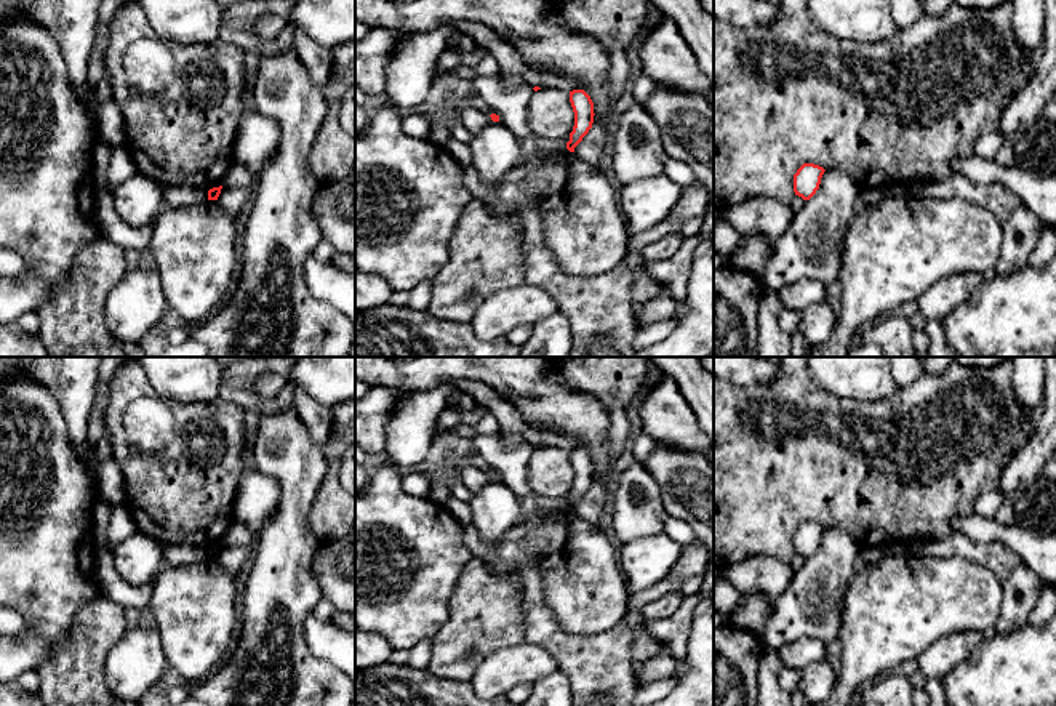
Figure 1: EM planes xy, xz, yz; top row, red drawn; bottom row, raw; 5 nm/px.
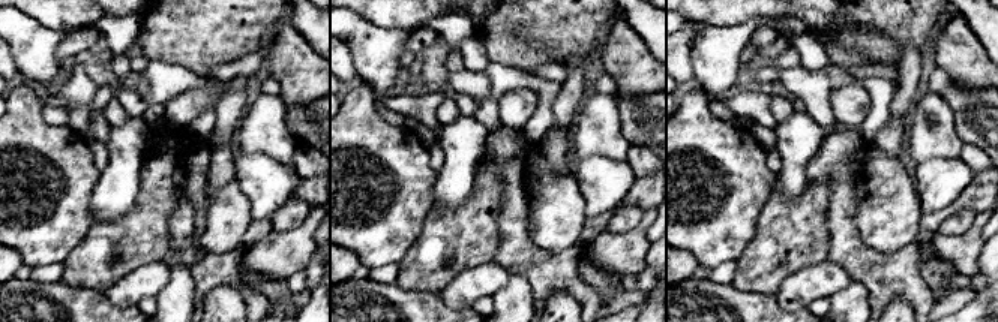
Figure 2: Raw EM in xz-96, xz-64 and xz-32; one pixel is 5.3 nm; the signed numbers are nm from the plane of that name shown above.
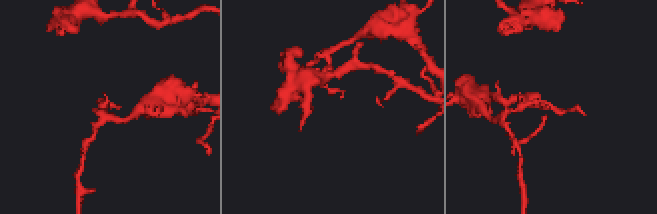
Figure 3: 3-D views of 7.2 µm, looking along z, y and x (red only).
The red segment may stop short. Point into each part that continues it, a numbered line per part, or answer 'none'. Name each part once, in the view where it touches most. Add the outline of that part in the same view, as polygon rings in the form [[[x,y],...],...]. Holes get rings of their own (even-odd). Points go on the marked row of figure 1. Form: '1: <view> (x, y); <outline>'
none

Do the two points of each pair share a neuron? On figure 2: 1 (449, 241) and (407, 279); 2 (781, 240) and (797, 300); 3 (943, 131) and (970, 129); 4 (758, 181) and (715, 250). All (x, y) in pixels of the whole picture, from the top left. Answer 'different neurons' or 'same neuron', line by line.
1: same neuron
2: different neurons
3: different neurons
4: same neuron

